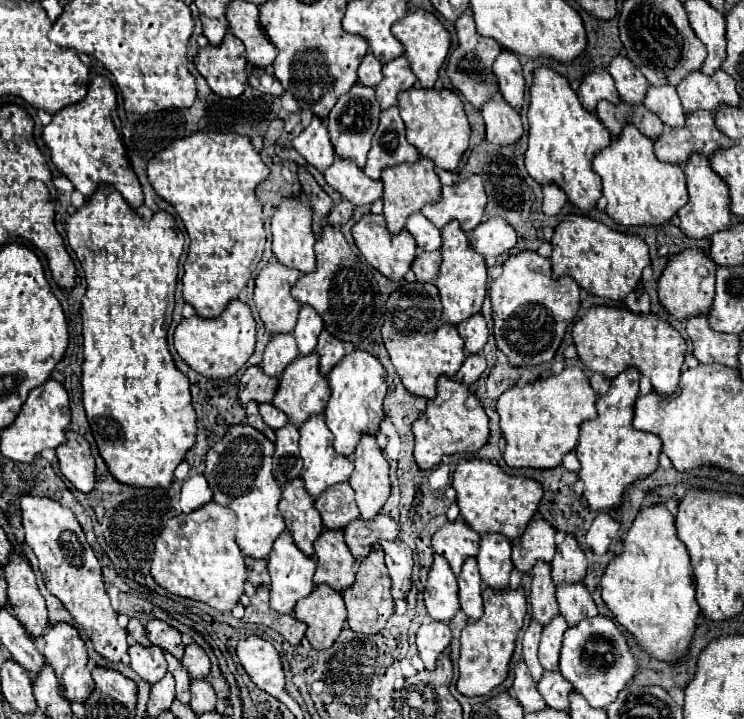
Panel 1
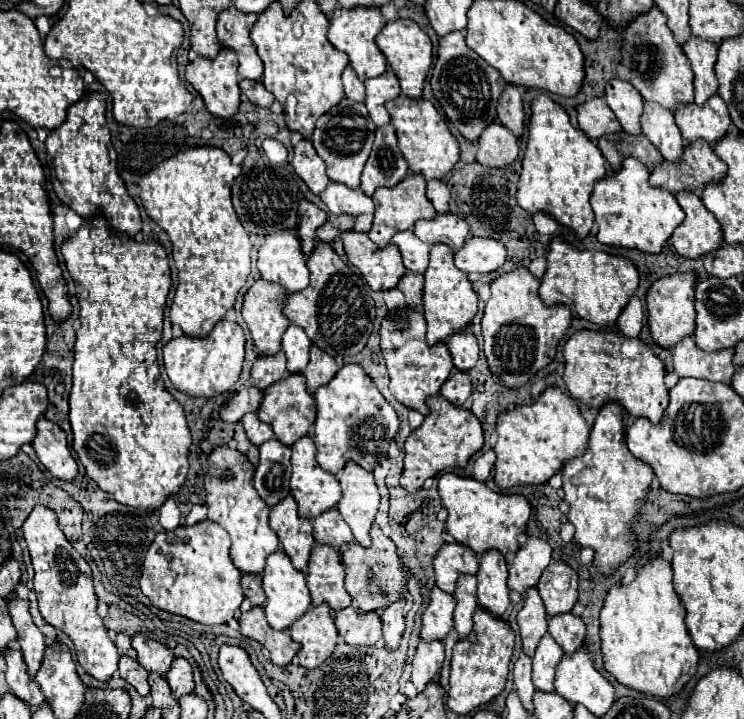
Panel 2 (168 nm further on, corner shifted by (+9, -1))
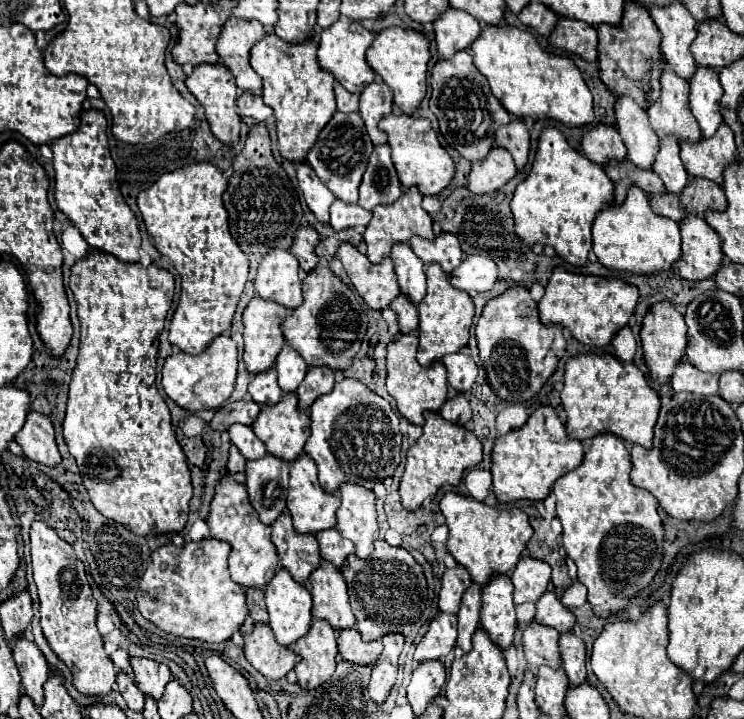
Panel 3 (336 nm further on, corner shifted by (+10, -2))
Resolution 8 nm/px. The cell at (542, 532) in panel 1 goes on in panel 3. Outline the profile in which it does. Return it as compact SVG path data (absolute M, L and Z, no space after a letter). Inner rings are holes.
M521 557L511 573L511 581L515 585L515 603L535 603L551 581L551 567L541 559Z

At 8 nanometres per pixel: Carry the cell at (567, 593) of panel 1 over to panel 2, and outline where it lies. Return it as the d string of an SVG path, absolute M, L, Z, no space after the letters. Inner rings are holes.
M560 614L548 620L548 632L550 636L560 644L560 648L566 654L574 654L576 650L582 648L584 636L586 636L586 626L584 622L574 616L574 614Z

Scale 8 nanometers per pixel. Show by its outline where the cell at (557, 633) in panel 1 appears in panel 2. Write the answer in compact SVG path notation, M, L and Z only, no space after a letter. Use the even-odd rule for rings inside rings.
M546 634L538 648L536 648L536 656L534 656L534 686L538 692L554 692L554 676L556 676L556 666L558 662L564 658L562 648L554 642L554 638L550 634Z

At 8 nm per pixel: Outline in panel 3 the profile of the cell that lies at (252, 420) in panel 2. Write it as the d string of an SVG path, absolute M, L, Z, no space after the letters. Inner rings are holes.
M243 423L231 425L229 437L231 437L231 443L235 443L239 447L239 451L243 453L245 459L259 459L261 455L267 453L265 443L261 439L257 439L257 435L253 433L253 429L249 425L243 425Z

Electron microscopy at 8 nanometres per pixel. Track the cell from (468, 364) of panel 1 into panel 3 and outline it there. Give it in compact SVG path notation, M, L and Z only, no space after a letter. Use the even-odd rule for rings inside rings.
M455 393L453 397L449 397L445 401L445 405L441 407L439 411L445 419L453 421L453 423L459 423L459 425L465 425L469 419L471 419L471 403L467 399L465 393Z

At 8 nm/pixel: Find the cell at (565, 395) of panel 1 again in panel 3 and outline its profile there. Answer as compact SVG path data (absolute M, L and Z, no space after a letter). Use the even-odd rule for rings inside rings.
M543 405L533 411L523 427L495 439L491 459L493 491L499 503L511 503L517 499L545 499L561 475L581 465L583 445L569 437L565 423L557 415L557 409Z

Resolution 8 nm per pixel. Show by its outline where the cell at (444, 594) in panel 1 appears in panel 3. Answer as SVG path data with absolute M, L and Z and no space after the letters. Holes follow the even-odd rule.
M439 611L437 617L431 621L427 633L419 641L415 649L415 661L429 661L429 659L443 659L457 639L457 615Z

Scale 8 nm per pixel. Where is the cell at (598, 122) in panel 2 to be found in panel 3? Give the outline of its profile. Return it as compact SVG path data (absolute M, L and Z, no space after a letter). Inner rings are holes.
M595 125L583 133L581 139L583 153L599 165L605 165L611 159L623 161L627 157L621 135L611 125Z

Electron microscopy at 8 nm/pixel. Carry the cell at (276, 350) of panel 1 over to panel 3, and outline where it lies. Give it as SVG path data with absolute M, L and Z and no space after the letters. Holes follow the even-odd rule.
M271 367L267 371L257 373L249 383L249 393L251 393L251 399L259 405L277 403L277 399L281 399L283 395L281 387L277 385L277 369Z

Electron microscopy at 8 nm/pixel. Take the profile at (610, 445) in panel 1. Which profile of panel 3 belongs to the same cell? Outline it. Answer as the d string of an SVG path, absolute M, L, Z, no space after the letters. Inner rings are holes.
M605 431L593 437L583 463L575 471L565 473L553 485L553 491L557 495L557 517L563 523L563 547L575 561L577 577L589 591L587 601L593 605L593 611L599 617L607 617L615 611L625 609L629 605L629 599L639 589L645 589L661 567L663 529L661 517L657 513L657 499L649 495L649 491L635 487L629 479L629 471L631 461L625 443L617 435Z

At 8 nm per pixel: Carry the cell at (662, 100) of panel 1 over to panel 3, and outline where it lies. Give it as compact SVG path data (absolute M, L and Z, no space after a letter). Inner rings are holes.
M667 135L659 141L659 153L653 161L653 171L663 179L665 189L677 193L689 181L689 173L685 173L685 165L679 157L679 143L673 135Z

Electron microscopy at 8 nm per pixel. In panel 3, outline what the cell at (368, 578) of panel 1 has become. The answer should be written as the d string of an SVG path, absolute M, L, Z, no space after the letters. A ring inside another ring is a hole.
M339 629L337 643L341 657L359 665L373 665L383 649L381 641L363 641L355 629Z

